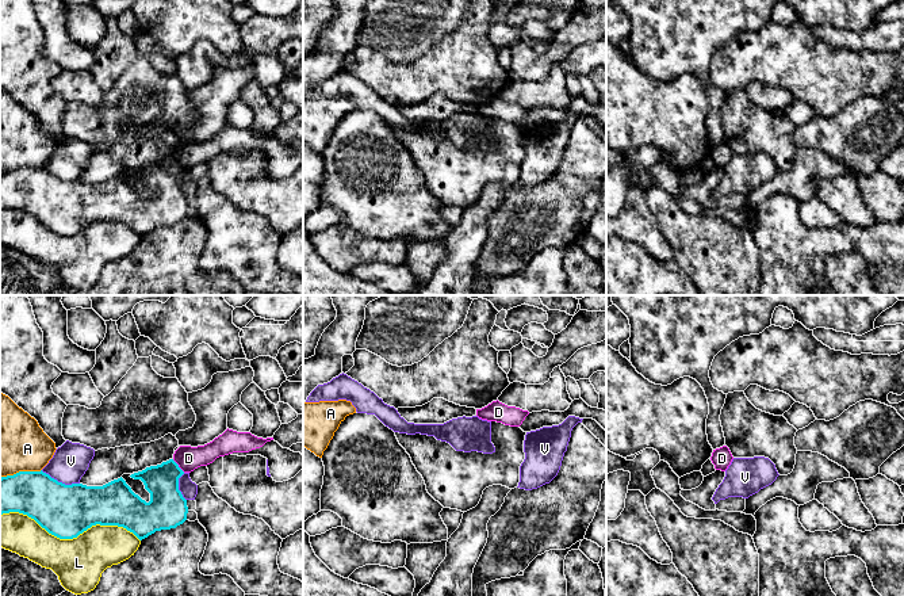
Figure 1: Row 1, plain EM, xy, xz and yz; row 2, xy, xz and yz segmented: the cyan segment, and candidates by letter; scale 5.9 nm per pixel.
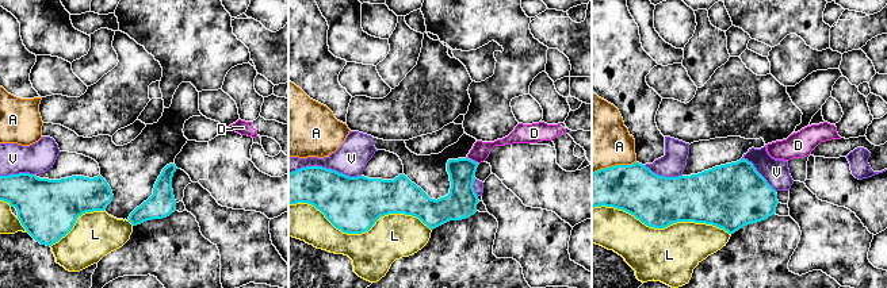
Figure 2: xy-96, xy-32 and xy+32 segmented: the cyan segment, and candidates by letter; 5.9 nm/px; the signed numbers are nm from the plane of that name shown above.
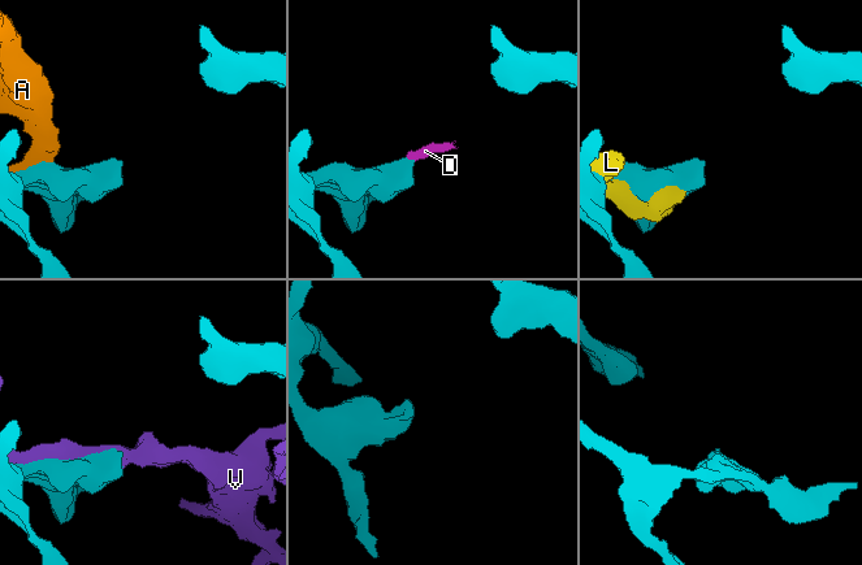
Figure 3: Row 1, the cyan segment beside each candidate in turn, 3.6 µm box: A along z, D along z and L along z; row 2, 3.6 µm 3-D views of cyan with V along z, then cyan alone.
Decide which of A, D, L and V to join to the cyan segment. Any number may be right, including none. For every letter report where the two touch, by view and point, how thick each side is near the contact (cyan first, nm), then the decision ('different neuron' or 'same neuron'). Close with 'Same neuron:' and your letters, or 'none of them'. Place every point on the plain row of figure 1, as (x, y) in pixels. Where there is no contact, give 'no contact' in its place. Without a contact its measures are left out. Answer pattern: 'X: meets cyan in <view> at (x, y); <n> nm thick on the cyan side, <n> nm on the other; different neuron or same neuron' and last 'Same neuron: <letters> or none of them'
A: meets cyan in xy at (20, 168); 280 nm thick on the cyan side, 440 nm on the other; different neuron
D: meets cyan in xy at (177, 163); 220 nm thick on the cyan side, 150 nm on the other; different neuron
L: meets cyan in xy at (71, 235); 320 nm thick on the cyan side, 300 nm on the other; different neuron
V: meets cyan in xy at (60, 179); 320 nm thick on the cyan side, 220 nm on the other; different neuron
Same neuron: none of them

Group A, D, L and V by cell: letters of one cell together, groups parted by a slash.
A / D / L / V

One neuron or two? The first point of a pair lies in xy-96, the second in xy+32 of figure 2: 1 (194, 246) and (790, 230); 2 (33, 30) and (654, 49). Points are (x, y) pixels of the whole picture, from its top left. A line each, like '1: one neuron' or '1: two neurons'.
1: one neuron
2: one neuron

